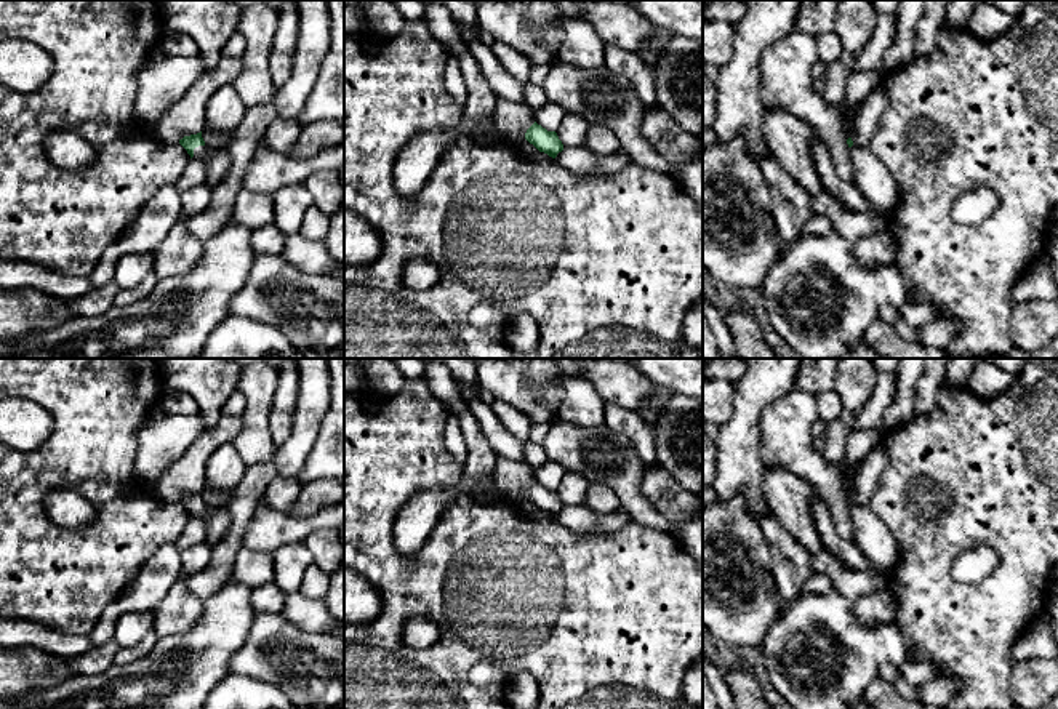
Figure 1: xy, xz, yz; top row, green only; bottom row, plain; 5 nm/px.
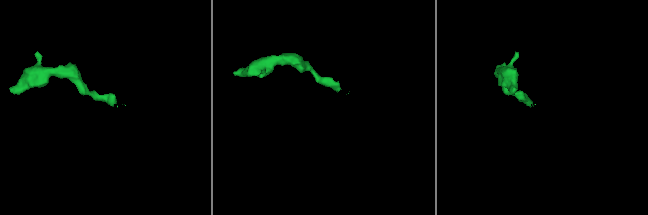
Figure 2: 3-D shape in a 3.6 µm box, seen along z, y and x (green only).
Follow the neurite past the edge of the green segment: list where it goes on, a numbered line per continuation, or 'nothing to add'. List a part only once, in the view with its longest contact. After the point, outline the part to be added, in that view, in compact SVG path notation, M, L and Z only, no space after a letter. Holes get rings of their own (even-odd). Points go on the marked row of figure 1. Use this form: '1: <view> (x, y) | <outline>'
1: xy (218, 162) | M198 146L194 149L194 157L206 163L205 184L213 189L229 171L230 155L226 149L211 150L208 146Z

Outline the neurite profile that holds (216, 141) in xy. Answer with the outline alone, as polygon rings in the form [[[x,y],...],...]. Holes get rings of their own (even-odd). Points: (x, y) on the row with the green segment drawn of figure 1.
[[[210,128],[202,130],[202,138],[205,141],[205,146],[213,147],[213,149],[224,149],[230,142],[232,134],[234,133],[213,134]]]

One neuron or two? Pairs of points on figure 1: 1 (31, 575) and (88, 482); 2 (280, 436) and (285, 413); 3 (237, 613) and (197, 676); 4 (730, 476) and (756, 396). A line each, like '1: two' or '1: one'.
1: one
2: one
3: one
4: one

